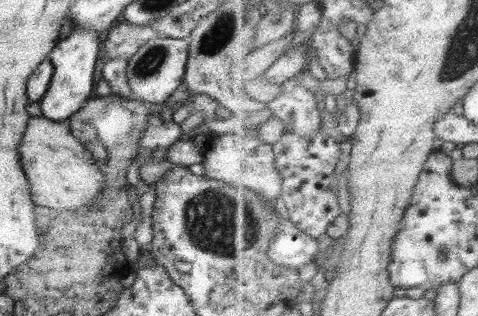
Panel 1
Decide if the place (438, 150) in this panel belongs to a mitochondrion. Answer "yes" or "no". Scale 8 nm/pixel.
no

